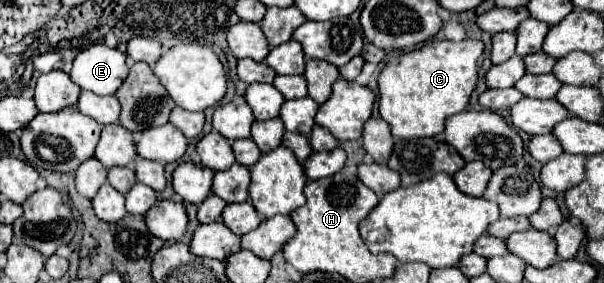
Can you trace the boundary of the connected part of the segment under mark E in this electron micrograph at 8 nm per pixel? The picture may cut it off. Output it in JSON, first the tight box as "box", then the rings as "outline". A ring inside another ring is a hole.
{"box":[69,43,129,95],"outline":[[[95,43],[81,51],[69,73],[71,81],[95,95],[113,95],[129,73],[127,55],[105,43]]]}

